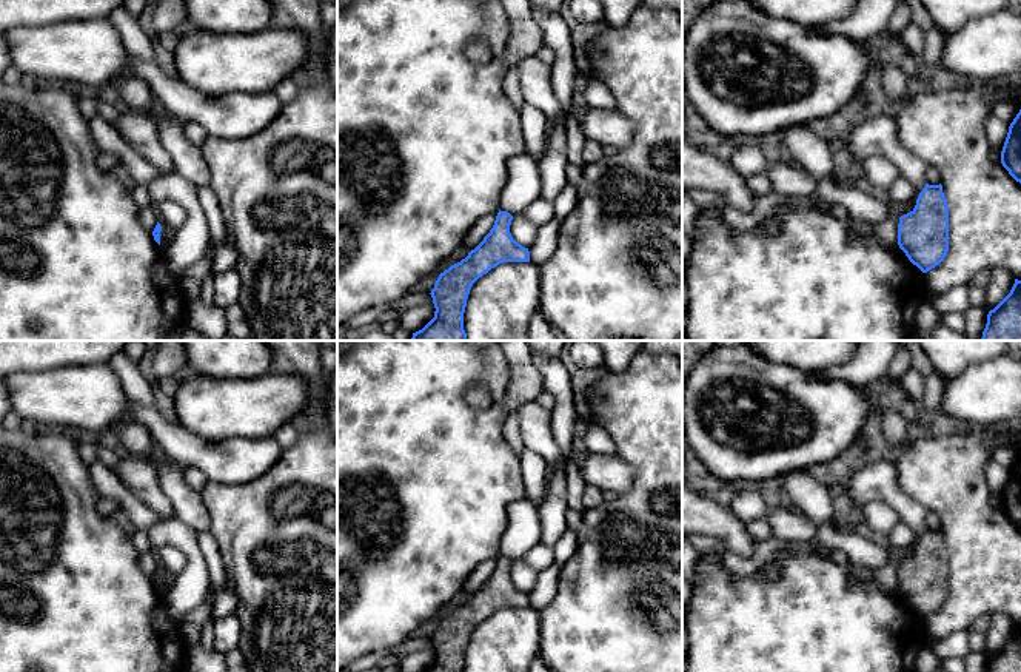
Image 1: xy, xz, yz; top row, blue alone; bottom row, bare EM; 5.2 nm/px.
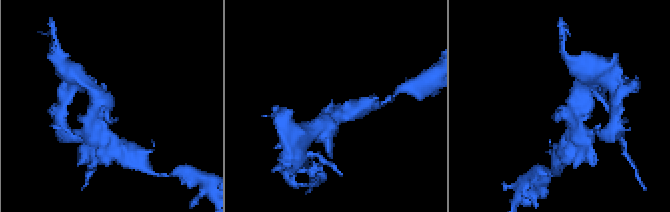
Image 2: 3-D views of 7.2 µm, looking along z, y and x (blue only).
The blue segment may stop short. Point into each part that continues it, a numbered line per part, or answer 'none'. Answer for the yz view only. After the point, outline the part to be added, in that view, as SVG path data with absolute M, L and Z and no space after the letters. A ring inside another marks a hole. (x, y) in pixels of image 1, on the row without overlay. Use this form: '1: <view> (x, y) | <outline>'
none

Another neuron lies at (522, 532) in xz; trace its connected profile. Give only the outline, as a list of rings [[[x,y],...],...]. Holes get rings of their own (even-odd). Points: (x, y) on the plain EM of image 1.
[[[531,501],[511,502],[505,513],[508,524],[500,538],[499,555],[514,561],[541,543],[542,529],[536,504]]]

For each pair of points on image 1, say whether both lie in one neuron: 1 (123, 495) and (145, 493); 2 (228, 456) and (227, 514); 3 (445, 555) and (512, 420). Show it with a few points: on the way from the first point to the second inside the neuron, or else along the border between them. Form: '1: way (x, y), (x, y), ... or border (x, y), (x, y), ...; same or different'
1: border (113, 470), (125, 486), (162, 517); different
2: border (264, 473), (245, 483), (208, 481); different
3: border (505, 413), (502, 436), (516, 456); different

